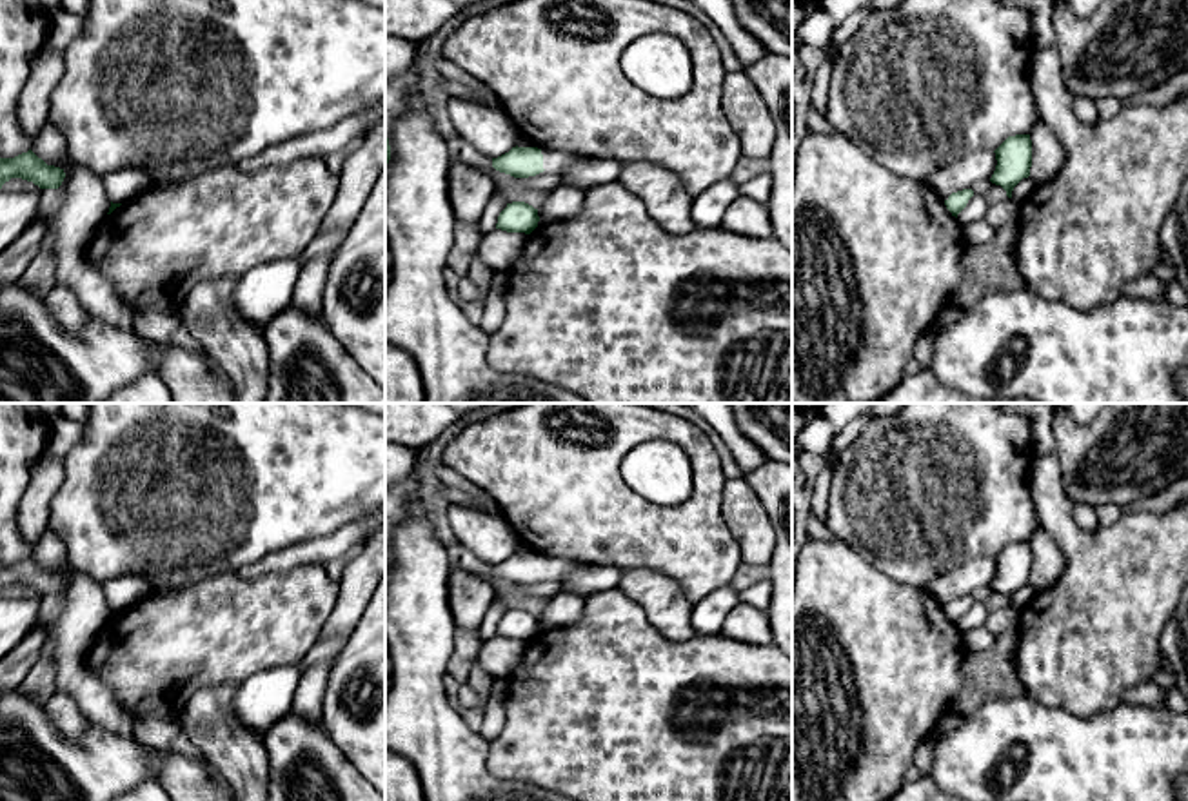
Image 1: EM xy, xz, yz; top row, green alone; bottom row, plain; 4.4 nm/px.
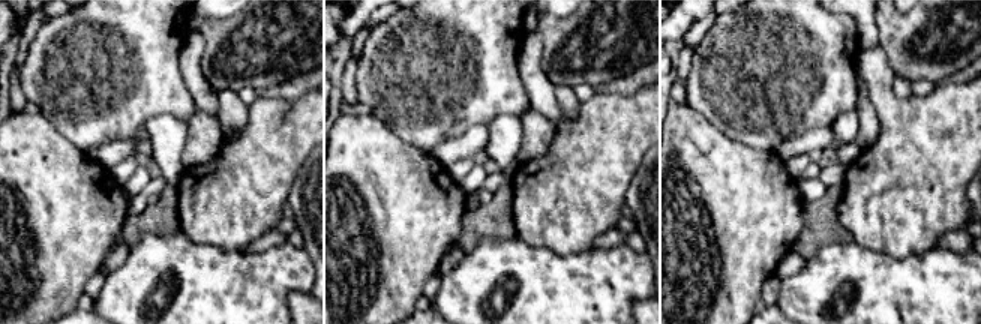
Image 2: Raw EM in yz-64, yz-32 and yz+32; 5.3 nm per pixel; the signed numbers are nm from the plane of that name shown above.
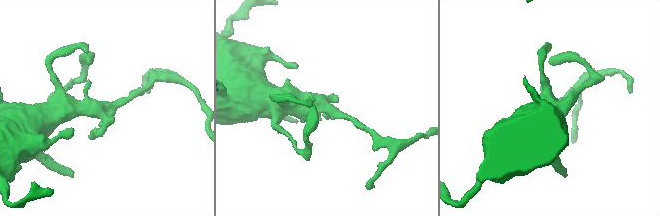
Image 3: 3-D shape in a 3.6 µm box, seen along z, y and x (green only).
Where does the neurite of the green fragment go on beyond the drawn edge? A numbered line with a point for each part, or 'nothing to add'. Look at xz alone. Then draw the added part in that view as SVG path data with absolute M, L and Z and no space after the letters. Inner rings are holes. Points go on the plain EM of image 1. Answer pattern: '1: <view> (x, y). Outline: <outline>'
1: xz (554, 569). Outline: M541 556L543 576L550 581L559 581L574 574L579 567L592 567L570 558Z

